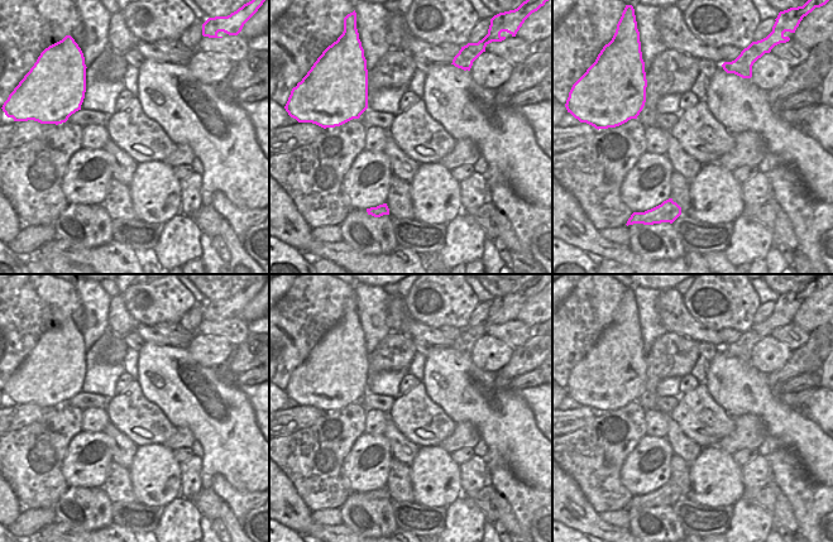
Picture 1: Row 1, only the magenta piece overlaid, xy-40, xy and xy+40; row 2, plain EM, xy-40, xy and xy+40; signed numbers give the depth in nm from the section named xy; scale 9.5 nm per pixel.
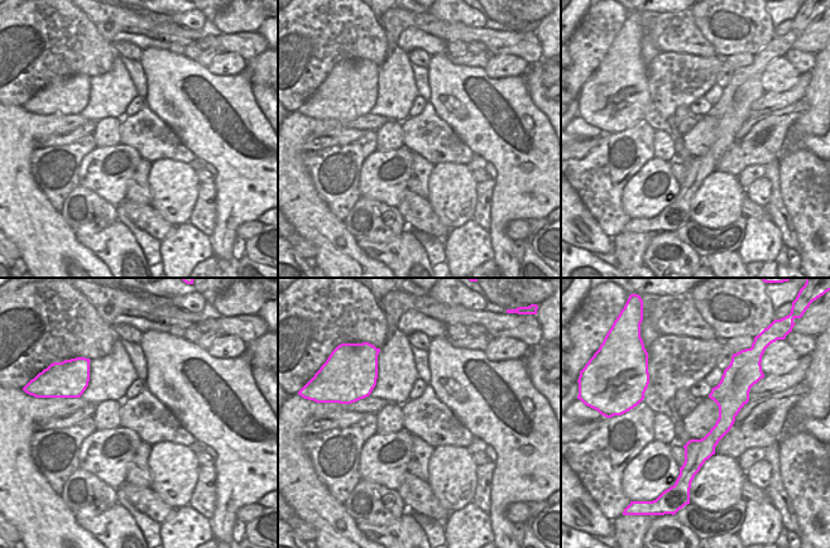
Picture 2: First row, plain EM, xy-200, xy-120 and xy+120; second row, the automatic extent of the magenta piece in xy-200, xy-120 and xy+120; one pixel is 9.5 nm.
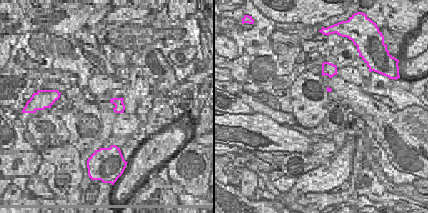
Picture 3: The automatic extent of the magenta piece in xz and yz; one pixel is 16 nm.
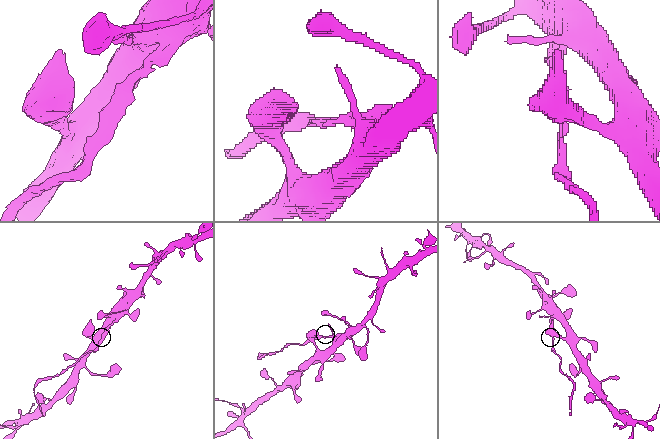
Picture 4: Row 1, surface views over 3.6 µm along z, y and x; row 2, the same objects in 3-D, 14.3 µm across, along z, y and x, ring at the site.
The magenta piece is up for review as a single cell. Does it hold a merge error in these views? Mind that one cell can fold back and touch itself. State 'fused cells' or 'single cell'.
fused cells

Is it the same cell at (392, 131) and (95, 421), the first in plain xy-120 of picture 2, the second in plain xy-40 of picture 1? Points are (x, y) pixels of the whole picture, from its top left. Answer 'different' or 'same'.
same

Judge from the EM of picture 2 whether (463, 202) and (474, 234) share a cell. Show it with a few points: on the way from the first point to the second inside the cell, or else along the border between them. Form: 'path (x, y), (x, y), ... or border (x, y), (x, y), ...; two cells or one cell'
border (471, 217), (464, 224), (450, 229); two cells

